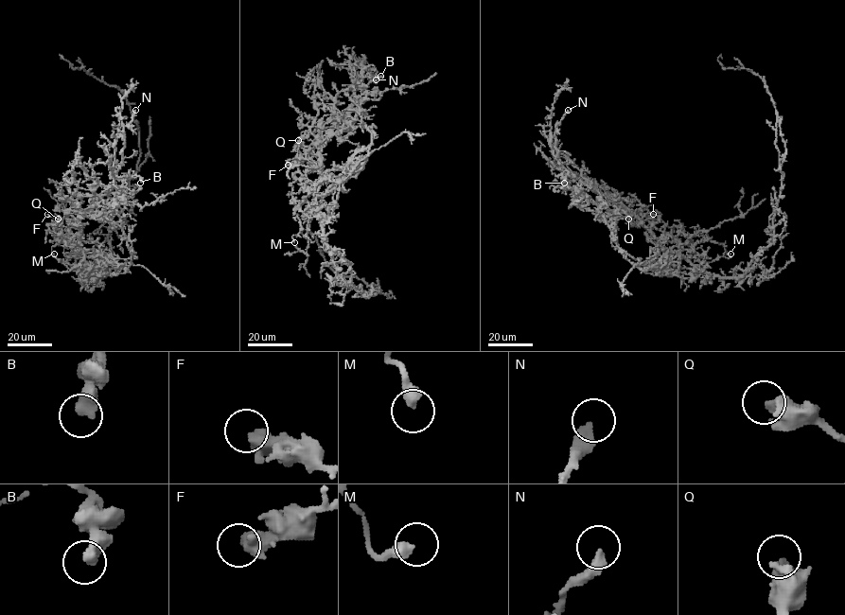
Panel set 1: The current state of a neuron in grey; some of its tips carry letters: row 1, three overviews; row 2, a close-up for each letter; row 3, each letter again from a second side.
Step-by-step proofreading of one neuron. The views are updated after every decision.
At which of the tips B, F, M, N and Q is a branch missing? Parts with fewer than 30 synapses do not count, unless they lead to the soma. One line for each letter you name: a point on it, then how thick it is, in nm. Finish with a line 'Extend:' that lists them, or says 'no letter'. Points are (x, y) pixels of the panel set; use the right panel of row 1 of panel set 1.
Extend: no letter

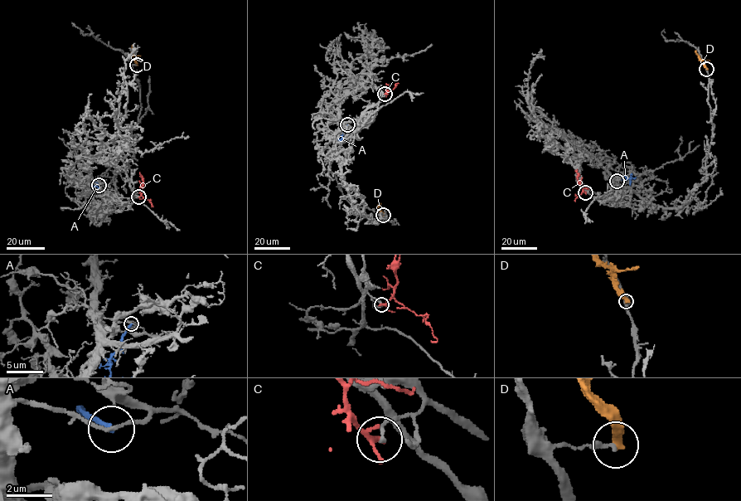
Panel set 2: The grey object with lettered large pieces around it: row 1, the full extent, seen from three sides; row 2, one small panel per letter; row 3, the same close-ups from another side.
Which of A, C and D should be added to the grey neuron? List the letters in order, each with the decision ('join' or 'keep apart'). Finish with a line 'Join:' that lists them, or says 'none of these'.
A: keep apart
C: keep apart
D: keep apart
Join: none of these

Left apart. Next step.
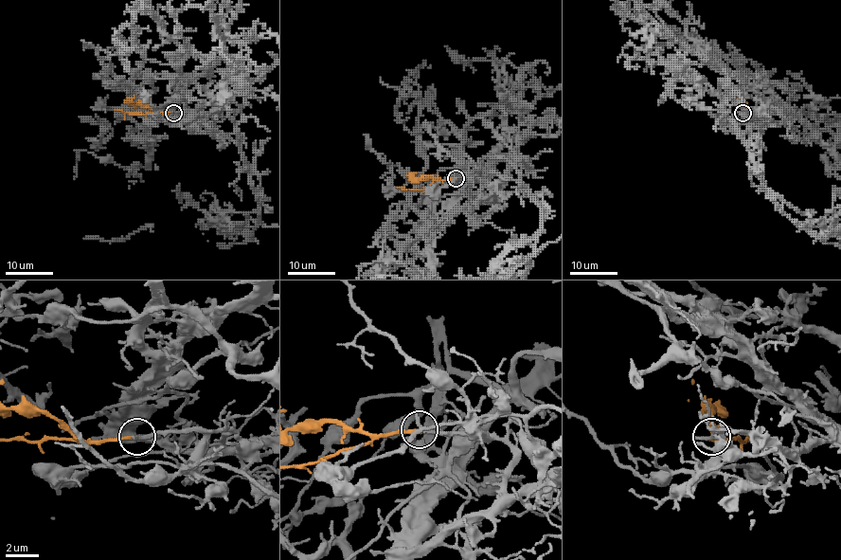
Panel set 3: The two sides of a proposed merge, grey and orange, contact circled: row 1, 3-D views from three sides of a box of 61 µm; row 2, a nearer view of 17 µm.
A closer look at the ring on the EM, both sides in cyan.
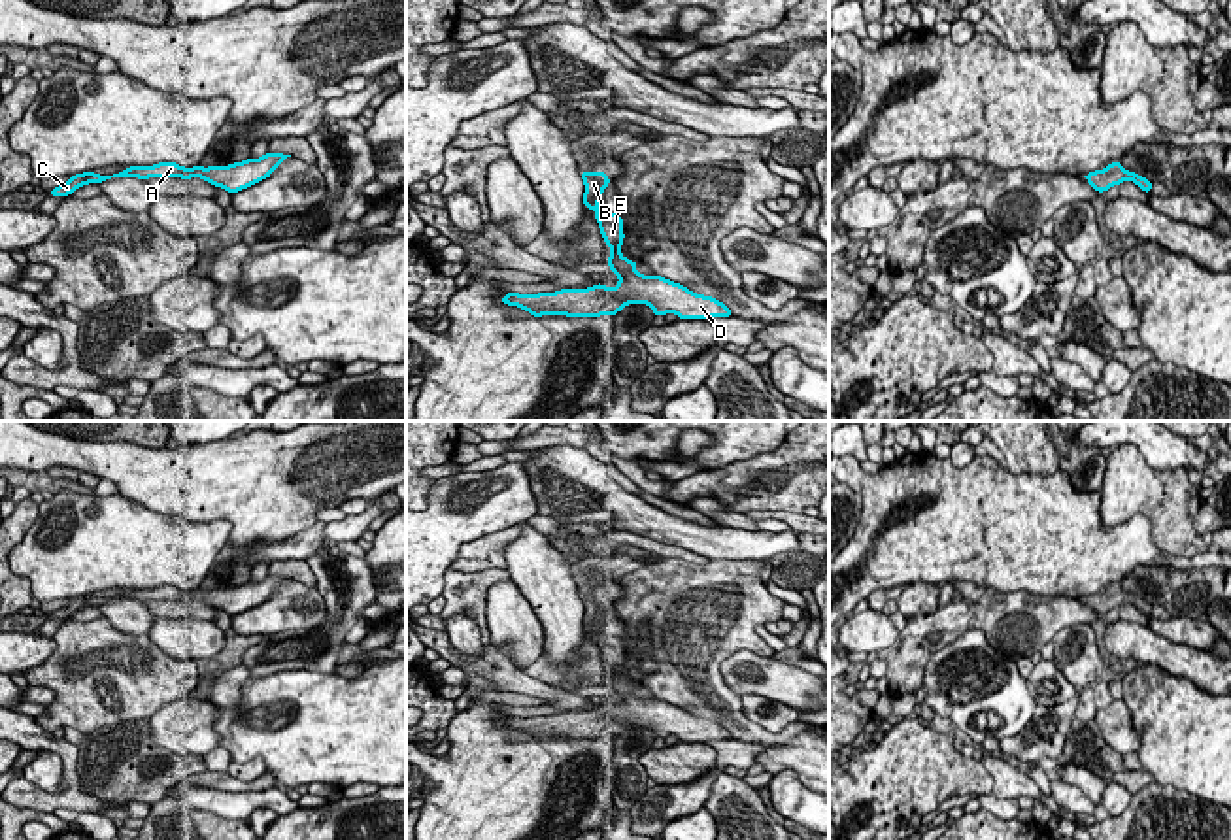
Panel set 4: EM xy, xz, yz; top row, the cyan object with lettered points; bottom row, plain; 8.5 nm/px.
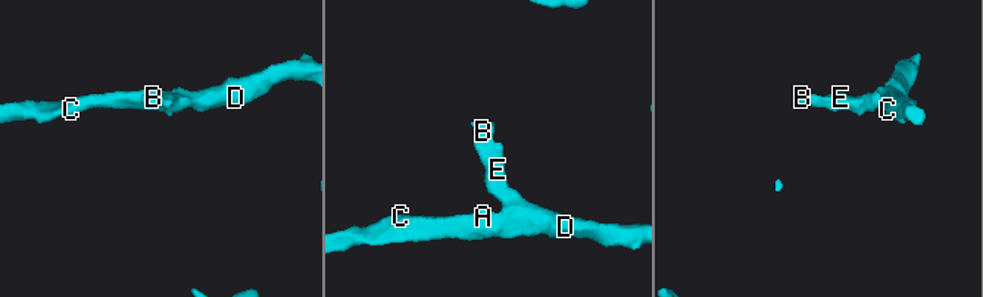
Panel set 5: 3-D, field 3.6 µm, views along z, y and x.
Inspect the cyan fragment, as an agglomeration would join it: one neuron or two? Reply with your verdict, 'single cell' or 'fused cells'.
single cell

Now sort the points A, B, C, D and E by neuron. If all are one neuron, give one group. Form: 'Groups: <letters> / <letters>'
Groups: A B C D E

